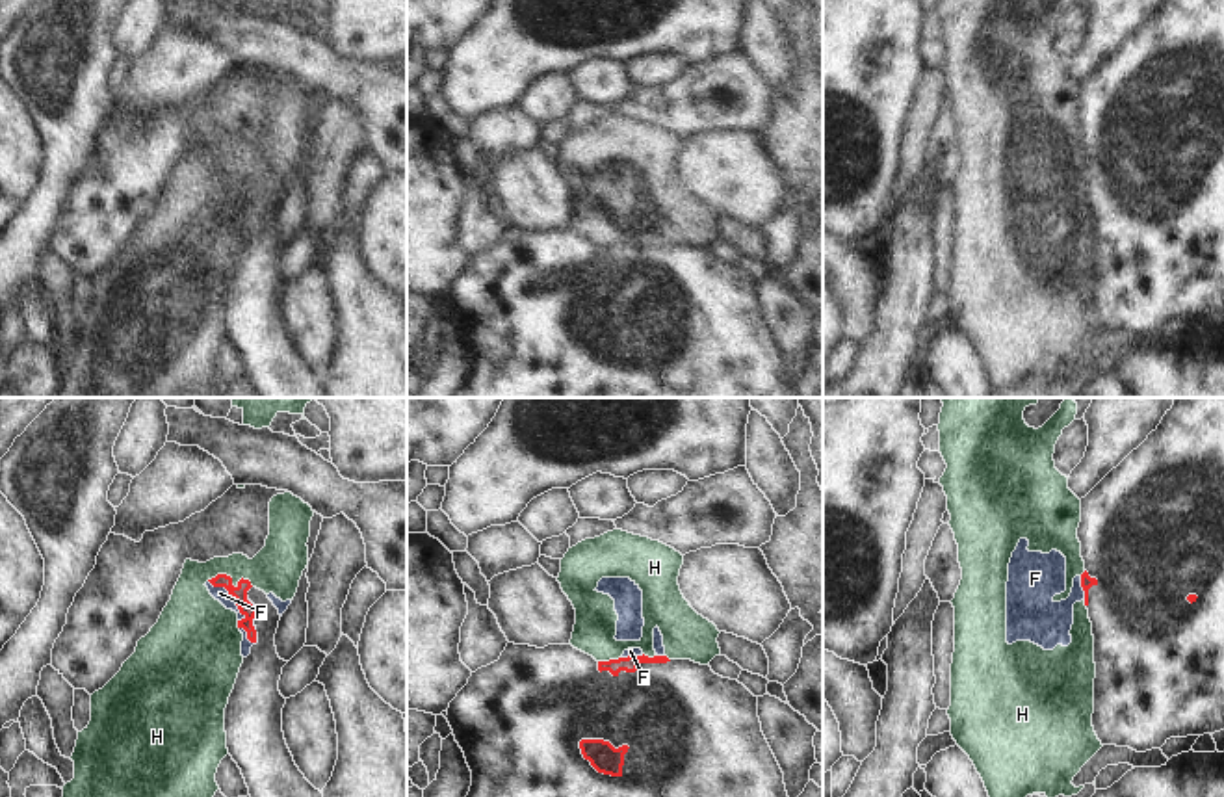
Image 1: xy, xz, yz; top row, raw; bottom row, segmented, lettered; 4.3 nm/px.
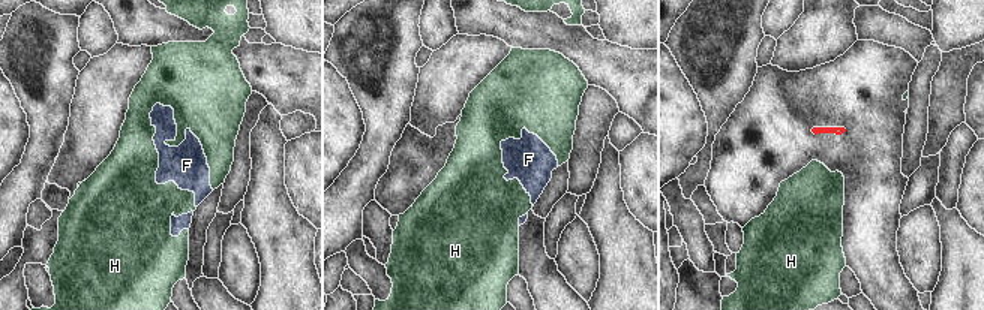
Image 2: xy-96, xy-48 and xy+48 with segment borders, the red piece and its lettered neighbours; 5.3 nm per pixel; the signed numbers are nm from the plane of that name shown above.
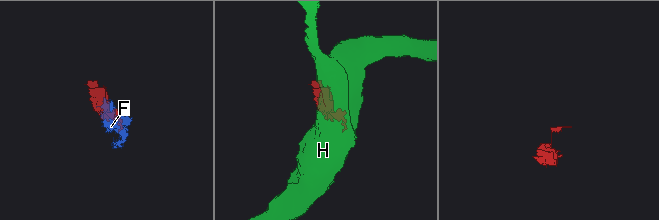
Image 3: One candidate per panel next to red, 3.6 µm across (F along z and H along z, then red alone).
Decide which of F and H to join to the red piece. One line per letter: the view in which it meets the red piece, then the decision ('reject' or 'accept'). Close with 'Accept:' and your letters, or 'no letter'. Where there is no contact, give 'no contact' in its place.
F: xy | reject
H: xy | reject
Accept: no letter

